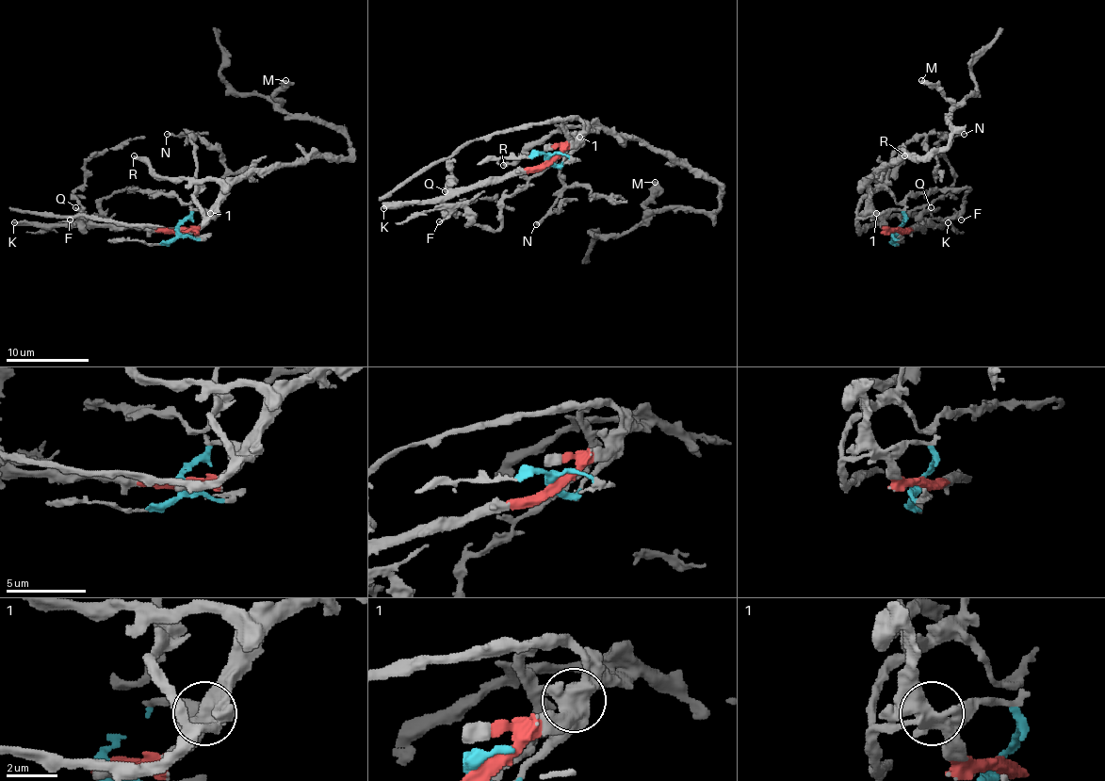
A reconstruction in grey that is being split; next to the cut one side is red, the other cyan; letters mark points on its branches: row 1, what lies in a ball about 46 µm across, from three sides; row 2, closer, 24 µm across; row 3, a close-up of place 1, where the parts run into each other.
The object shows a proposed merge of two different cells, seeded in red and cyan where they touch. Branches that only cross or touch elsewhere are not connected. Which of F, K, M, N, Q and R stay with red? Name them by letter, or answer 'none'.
K, M, Q, R

